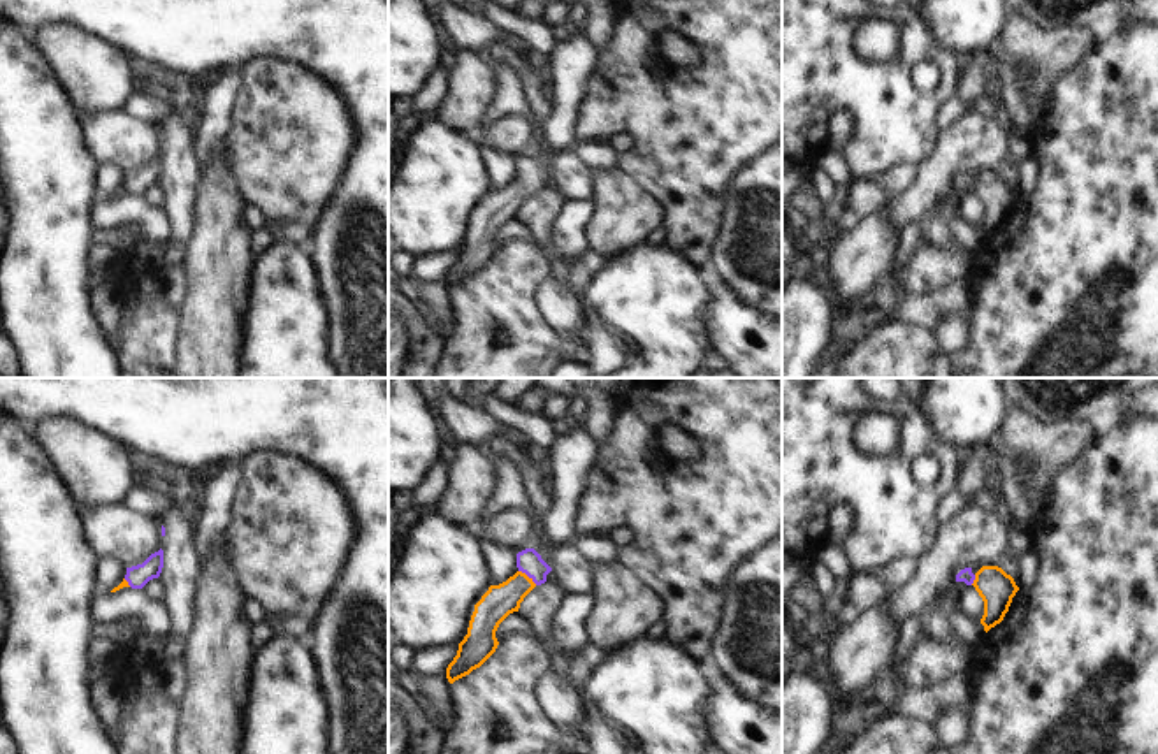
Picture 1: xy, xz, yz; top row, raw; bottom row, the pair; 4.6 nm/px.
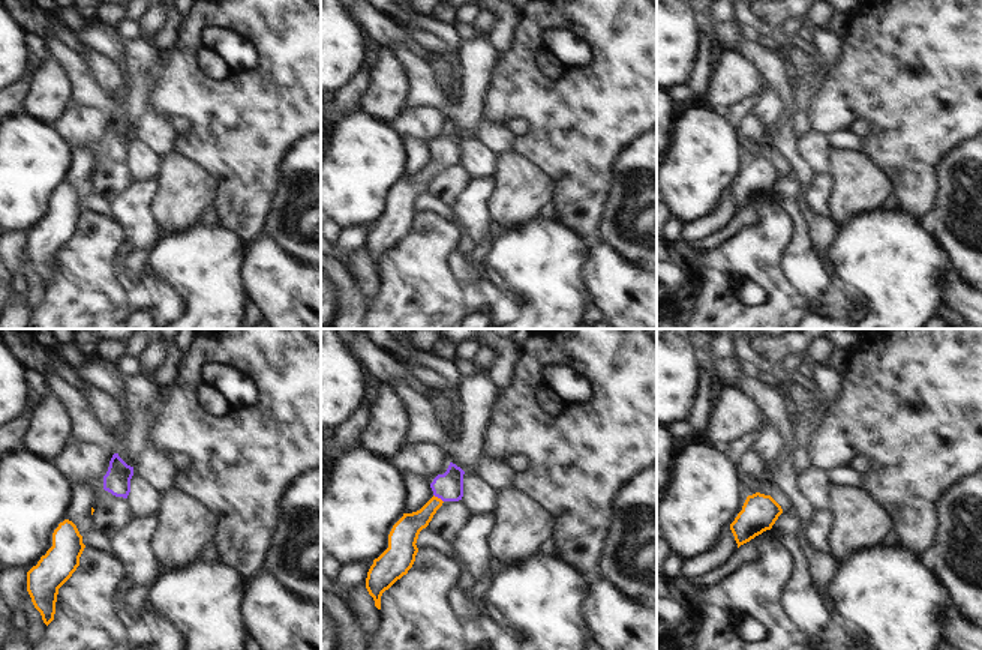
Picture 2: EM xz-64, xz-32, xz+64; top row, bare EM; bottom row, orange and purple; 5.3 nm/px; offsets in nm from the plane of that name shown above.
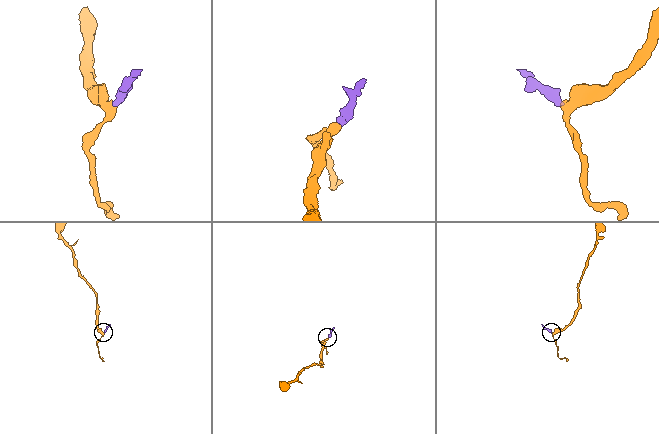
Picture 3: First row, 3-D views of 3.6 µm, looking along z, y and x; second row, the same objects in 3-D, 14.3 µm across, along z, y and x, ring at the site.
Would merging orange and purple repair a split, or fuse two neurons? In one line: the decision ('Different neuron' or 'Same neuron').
Same neuron.

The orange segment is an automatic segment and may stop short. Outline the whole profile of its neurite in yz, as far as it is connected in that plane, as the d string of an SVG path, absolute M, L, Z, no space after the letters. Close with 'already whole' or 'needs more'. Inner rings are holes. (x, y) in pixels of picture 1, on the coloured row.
M982 566L975 575L972 568L965 568L956 575L956 582L973 585L982 598L984 615L981 624L986 633L1003 620L1012 598L1019 591L1014 578L998 566Z | needs more

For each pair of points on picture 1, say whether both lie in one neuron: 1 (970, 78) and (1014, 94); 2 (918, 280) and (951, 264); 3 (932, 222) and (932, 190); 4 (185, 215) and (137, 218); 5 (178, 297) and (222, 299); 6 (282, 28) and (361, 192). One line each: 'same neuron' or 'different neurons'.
1: same neuron
2: same neuron
3: different neurons
4: different neurons
5: different neurons
6: same neuron

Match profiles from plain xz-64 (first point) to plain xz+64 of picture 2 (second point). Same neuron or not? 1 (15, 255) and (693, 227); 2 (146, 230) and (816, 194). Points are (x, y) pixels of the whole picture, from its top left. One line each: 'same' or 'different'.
1: same
2: same

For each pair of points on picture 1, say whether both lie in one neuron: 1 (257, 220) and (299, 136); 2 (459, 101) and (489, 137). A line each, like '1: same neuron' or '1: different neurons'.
1: different neurons
2: different neurons

